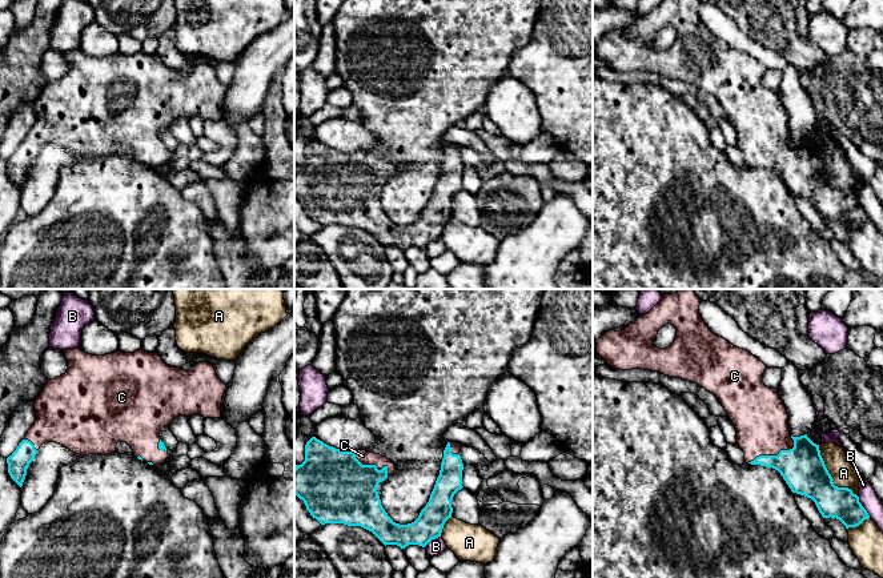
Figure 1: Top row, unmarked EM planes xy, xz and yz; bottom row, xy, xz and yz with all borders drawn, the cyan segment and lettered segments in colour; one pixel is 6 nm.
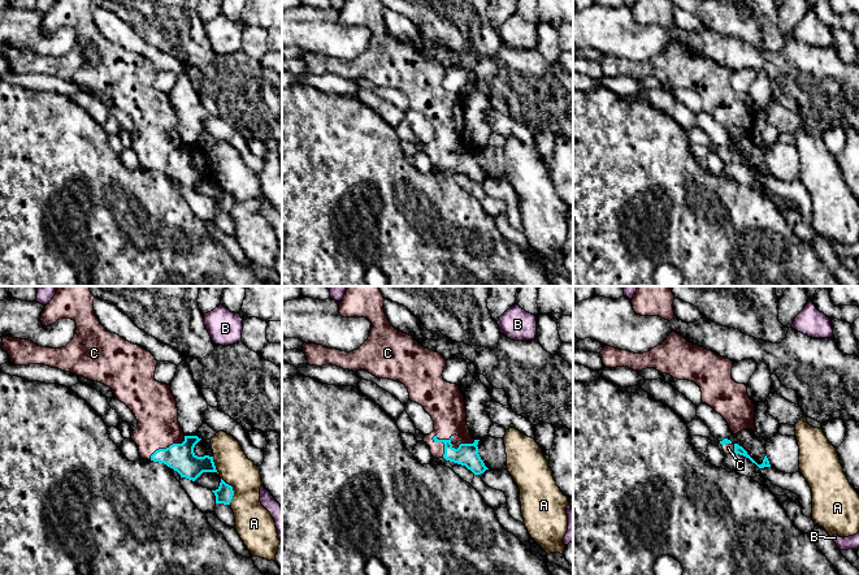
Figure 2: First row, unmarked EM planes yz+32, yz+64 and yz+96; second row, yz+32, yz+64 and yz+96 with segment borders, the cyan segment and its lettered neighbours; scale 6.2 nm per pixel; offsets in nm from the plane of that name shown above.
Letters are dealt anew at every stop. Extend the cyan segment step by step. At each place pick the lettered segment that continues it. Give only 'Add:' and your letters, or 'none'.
Add: C

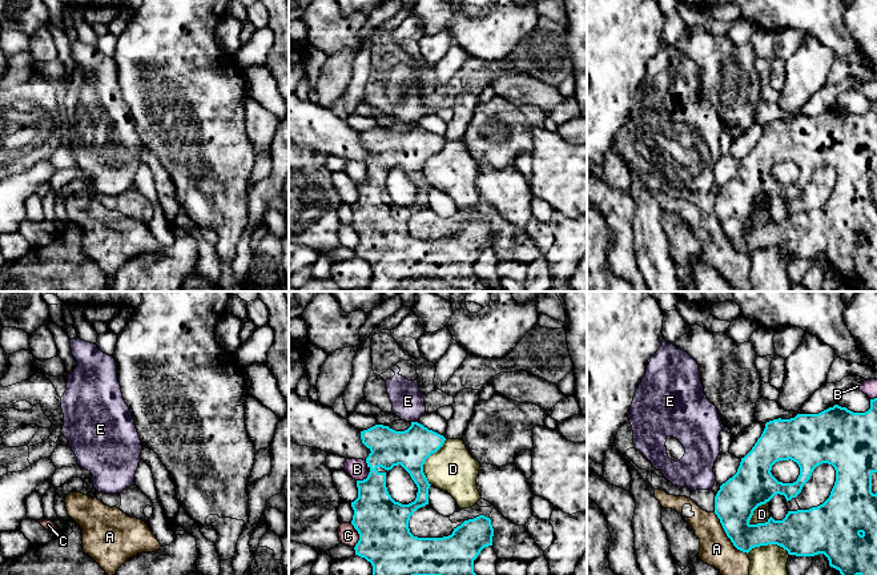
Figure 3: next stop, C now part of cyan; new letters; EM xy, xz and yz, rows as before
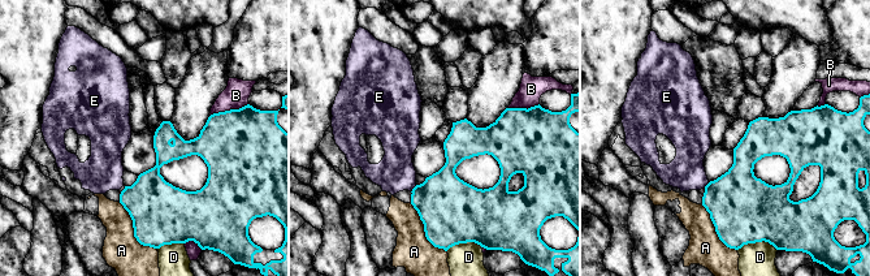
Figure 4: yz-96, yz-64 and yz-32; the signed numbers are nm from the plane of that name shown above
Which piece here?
Add: none

